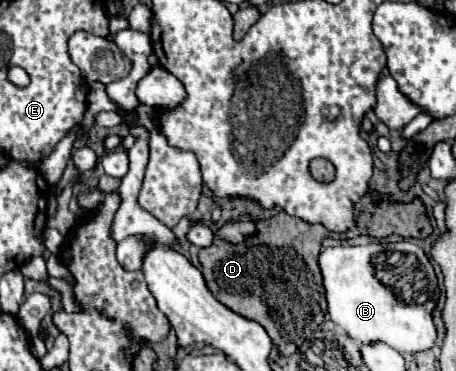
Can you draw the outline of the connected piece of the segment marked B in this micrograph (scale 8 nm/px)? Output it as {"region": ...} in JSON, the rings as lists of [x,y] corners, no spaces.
{"region":[[[385,242],[385,244],[365,244],[365,246],[335,246],[323,248],[319,256],[319,266],[323,272],[325,296],[329,304],[331,320],[343,328],[359,344],[385,342],[401,354],[415,354],[433,348],[437,340],[437,326],[433,322],[433,310],[439,302],[439,284],[435,270],[425,256],[423,248],[411,242]]]}

